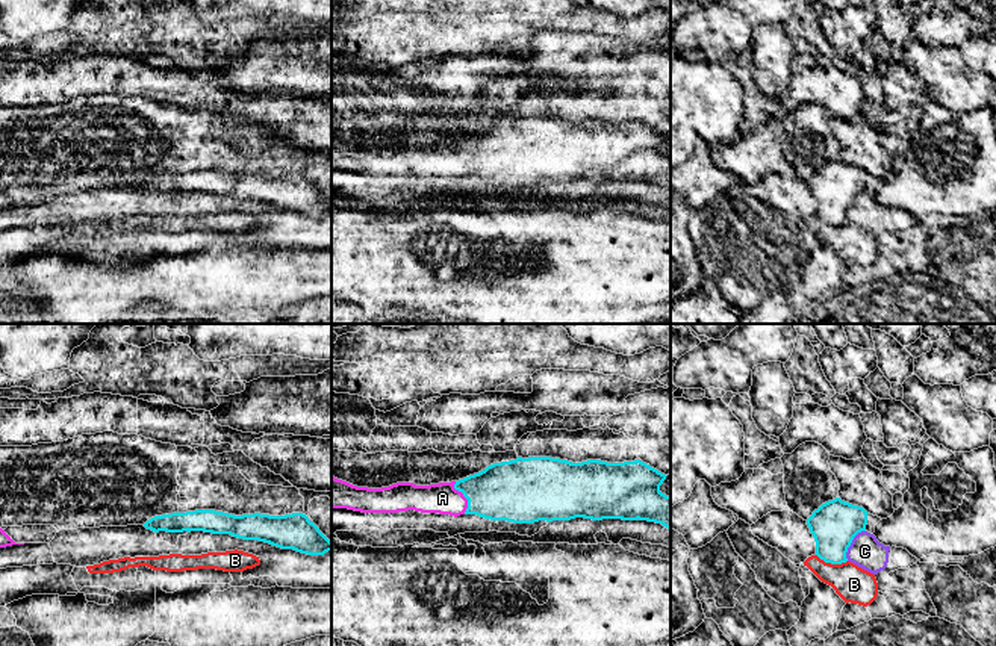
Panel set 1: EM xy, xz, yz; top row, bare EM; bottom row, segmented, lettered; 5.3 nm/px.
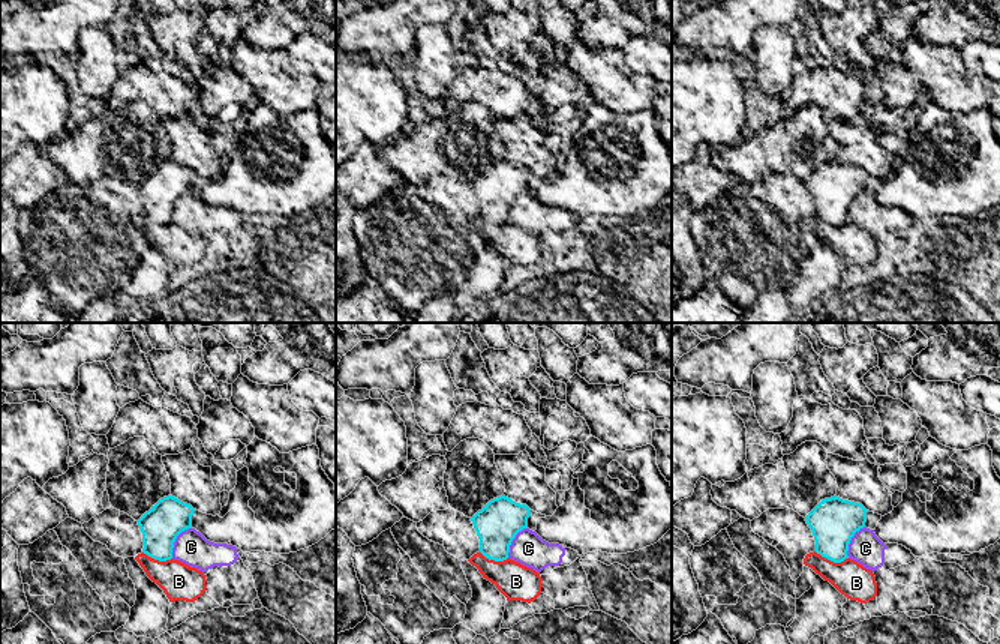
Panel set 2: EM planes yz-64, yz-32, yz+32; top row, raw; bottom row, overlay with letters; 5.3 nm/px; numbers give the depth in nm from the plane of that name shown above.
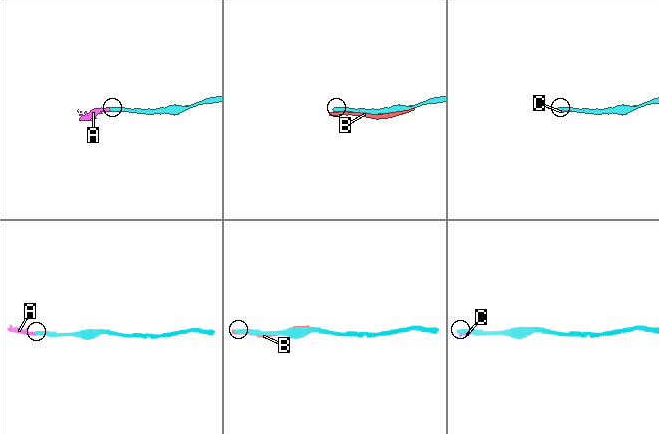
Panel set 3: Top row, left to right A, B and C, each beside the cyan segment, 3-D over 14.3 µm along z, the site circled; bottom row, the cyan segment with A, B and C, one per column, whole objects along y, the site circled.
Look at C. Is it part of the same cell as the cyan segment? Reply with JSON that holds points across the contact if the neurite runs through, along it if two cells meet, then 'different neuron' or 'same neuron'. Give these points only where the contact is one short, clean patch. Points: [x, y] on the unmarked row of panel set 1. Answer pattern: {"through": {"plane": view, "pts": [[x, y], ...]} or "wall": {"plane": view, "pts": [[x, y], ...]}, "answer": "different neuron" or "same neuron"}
{"answer": "different neuron"}

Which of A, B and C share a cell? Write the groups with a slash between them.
A / B / C

